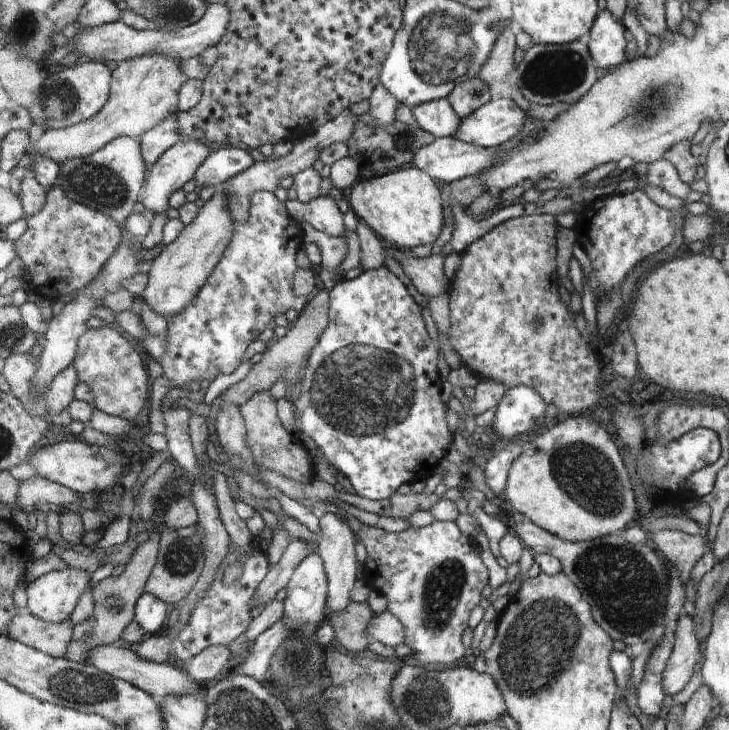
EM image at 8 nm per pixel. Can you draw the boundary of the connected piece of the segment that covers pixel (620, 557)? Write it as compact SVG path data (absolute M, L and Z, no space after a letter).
M502 515L503 522L508 527L508 530L513 532L522 542L524 547L530 548L532 553L548 553L557 558L561 562L561 570L566 573L566 576L570 577L570 580L581 590L583 596L592 604L592 611L595 620L601 625L606 632L609 633L614 640L622 640L627 645L636 643L645 643L650 640L652 633L656 627L664 626L664 622L667 619L667 595L669 594L669 574L668 574L668 564L667 560L662 557L648 542L644 543L631 543L627 541L623 534L618 536L601 536L600 538L595 538L589 541L582 541L575 543L574 541L568 542L562 540L555 536L555 534L550 534L547 530L542 530L539 526L536 526L532 521L528 522L518 522L516 523L511 516Z

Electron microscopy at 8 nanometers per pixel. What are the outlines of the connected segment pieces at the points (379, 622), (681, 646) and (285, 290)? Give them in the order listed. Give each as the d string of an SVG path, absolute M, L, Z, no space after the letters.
M388 609L374 613L366 625L366 632L370 640L381 642L393 649L405 639L402 623Z
M684 614L677 620L674 629L674 646L663 676L665 690L674 695L684 690L690 682L696 660L699 659L699 640L694 634L693 617Z
M256 191L250 196L249 219L246 224L235 222L235 232L231 244L227 248L224 258L208 278L200 292L192 303L187 304L179 313L170 315L166 319L167 351L159 362L162 366L162 374L174 380L173 393L186 393L179 385L184 385L196 380L201 382L204 378L213 378L219 374L230 374L238 368L242 362L242 354L250 342L256 341L258 330L264 330L266 324L274 318L278 312L286 313L286 310L302 312L306 306L306 298L296 298L295 290L292 290L296 272L294 256L298 254L300 244L304 244L303 230L300 224L288 216L286 206L280 202L272 192Z

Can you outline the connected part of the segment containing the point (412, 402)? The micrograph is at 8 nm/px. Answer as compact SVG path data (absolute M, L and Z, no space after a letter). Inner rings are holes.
M386 267L365 269L364 272L353 279L337 278L337 283L329 291L328 320L327 327L309 354L300 384L300 396L296 398L294 403L299 408L299 431L313 438L317 448L325 456L326 462L334 470L342 472L350 480L358 495L373 501L381 501L382 498L390 498L402 484L407 484L411 487L413 482L426 481L426 478L430 478L432 474L435 474L434 470L436 470L440 458L444 458L444 454L447 454L448 446L451 446L452 434L450 434L450 430L446 426L446 416L444 416L446 408L444 408L444 404L440 400L440 392L442 392L444 380L440 380L440 373L437 367L437 343L430 340L430 336L426 332L426 326L424 326L422 312L420 312L418 304L414 304L414 300L410 298L408 290L404 288L404 284L396 278L396 275L390 274ZM422 342L424 342L424 350L418 348Z

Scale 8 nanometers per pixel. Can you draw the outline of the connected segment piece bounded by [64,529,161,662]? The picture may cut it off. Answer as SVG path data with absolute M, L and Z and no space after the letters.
M154 529L154 534L135 548L135 553L126 565L125 570L118 576L109 576L101 580L93 588L94 610L92 616L91 639L86 642L73 641L66 654L71 661L86 662L87 652L96 645L112 645L120 638L123 628L126 628L135 618L135 604L138 598L145 592L145 582L157 561L158 547L161 539L159 530Z

